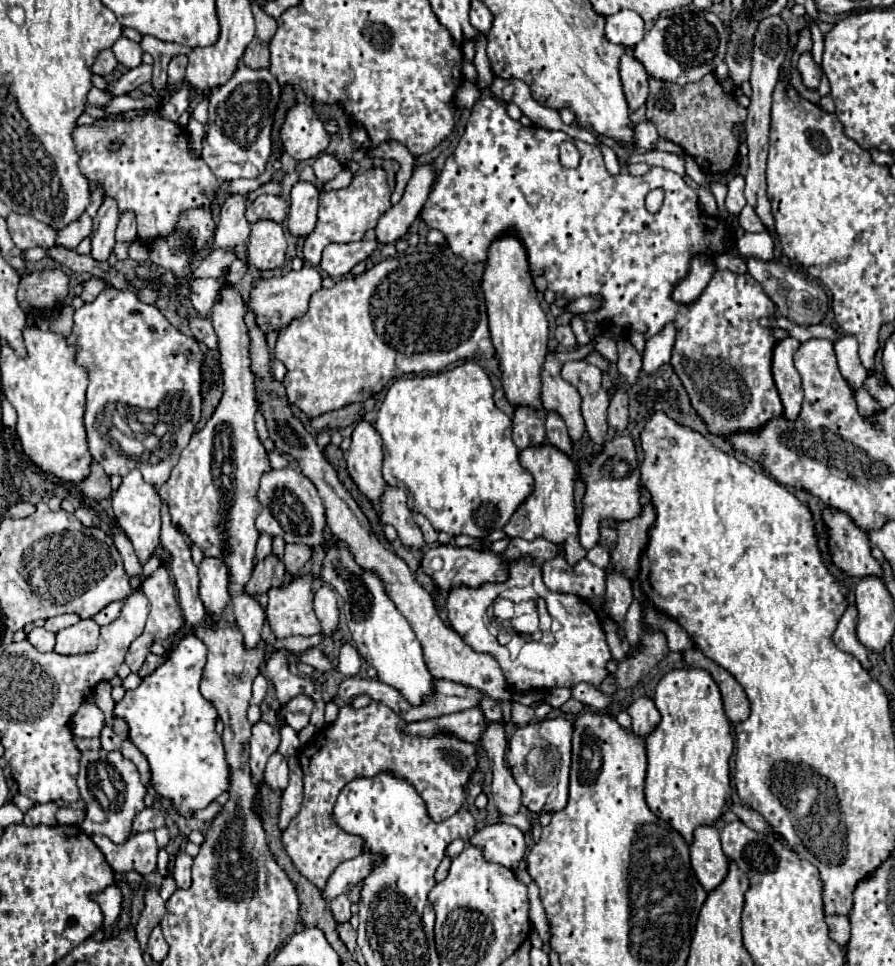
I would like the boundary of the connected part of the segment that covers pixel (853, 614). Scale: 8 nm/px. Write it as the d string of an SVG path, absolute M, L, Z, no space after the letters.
M849 606L849 608L845 610L845 614L841 616L837 630L833 632L833 642L837 644L839 650L843 650L843 652L851 654L853 658L857 658L865 670L871 670L869 652L867 652L867 648L857 640L855 626L857 626L857 608L855 608L855 606Z

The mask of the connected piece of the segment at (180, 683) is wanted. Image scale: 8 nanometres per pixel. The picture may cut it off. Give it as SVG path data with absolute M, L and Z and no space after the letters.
M197 636L183 638L173 654L153 674L143 678L135 690L127 690L113 708L113 716L127 722L131 742L147 758L155 792L169 798L173 808L185 818L207 808L229 788L223 740L215 732L217 710L199 692L205 656L207 646Z

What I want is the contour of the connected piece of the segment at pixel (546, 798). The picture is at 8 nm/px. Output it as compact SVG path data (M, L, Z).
M560 715L556 718L533 720L525 726L519 726L507 750L509 770L521 788L521 802L531 812L555 812L565 808L567 804L567 788L569 788L569 764L572 757L573 724Z

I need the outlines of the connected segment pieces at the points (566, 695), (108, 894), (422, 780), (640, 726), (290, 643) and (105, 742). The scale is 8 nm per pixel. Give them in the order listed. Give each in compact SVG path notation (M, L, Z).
M553 688L548 690L543 697L553 708L560 708L566 701L571 698L571 690L569 688Z
M113 882L103 892L99 892L95 896L95 900L101 904L101 910L104 914L103 928L108 930L112 927L113 922L117 920L119 912L121 912L121 900L123 900L121 886L117 882Z
M371 702L369 706L359 708L359 710L355 710L353 706L347 704L347 706L339 708L339 716L335 722L325 726L309 746L301 748L299 764L303 768L305 798L303 798L303 806L301 806L299 814L291 820L289 828L283 832L283 846L285 846L291 862L299 870L299 874L305 876L309 882L313 882L319 890L325 888L329 876L341 862L351 860L363 852L365 840L361 836L353 836L353 834L345 832L333 820L335 800L347 782L351 782L355 778L377 776L381 772L391 772L397 778L403 778L405 782L409 782L419 792L419 796L423 798L423 802L427 806L427 814L433 822L443 822L445 818L453 816L465 804L465 784L477 772L477 764L479 764L477 762L477 744L459 740L451 732L439 732L439 734L433 734L431 738L413 736L413 734L403 732L405 726L407 726L407 722L381 702Z
M641 696L641 698L637 698L631 706L629 706L629 710L627 710L629 714L631 714L631 718L633 718L633 726L631 726L631 730L635 732L635 734L639 734L641 738L645 738L645 734L649 734L649 730L653 730L653 726L657 726L657 722L659 722L659 710L657 710L657 706L655 706L655 702L651 700L651 698L647 698L647 696Z
M318 633L310 637L293 636L286 639L277 639L272 645L273 649L287 648L293 653L300 653L309 647L317 646L323 639L323 634Z
M102 728L100 735L101 746L106 751L120 750L122 739L111 728Z

